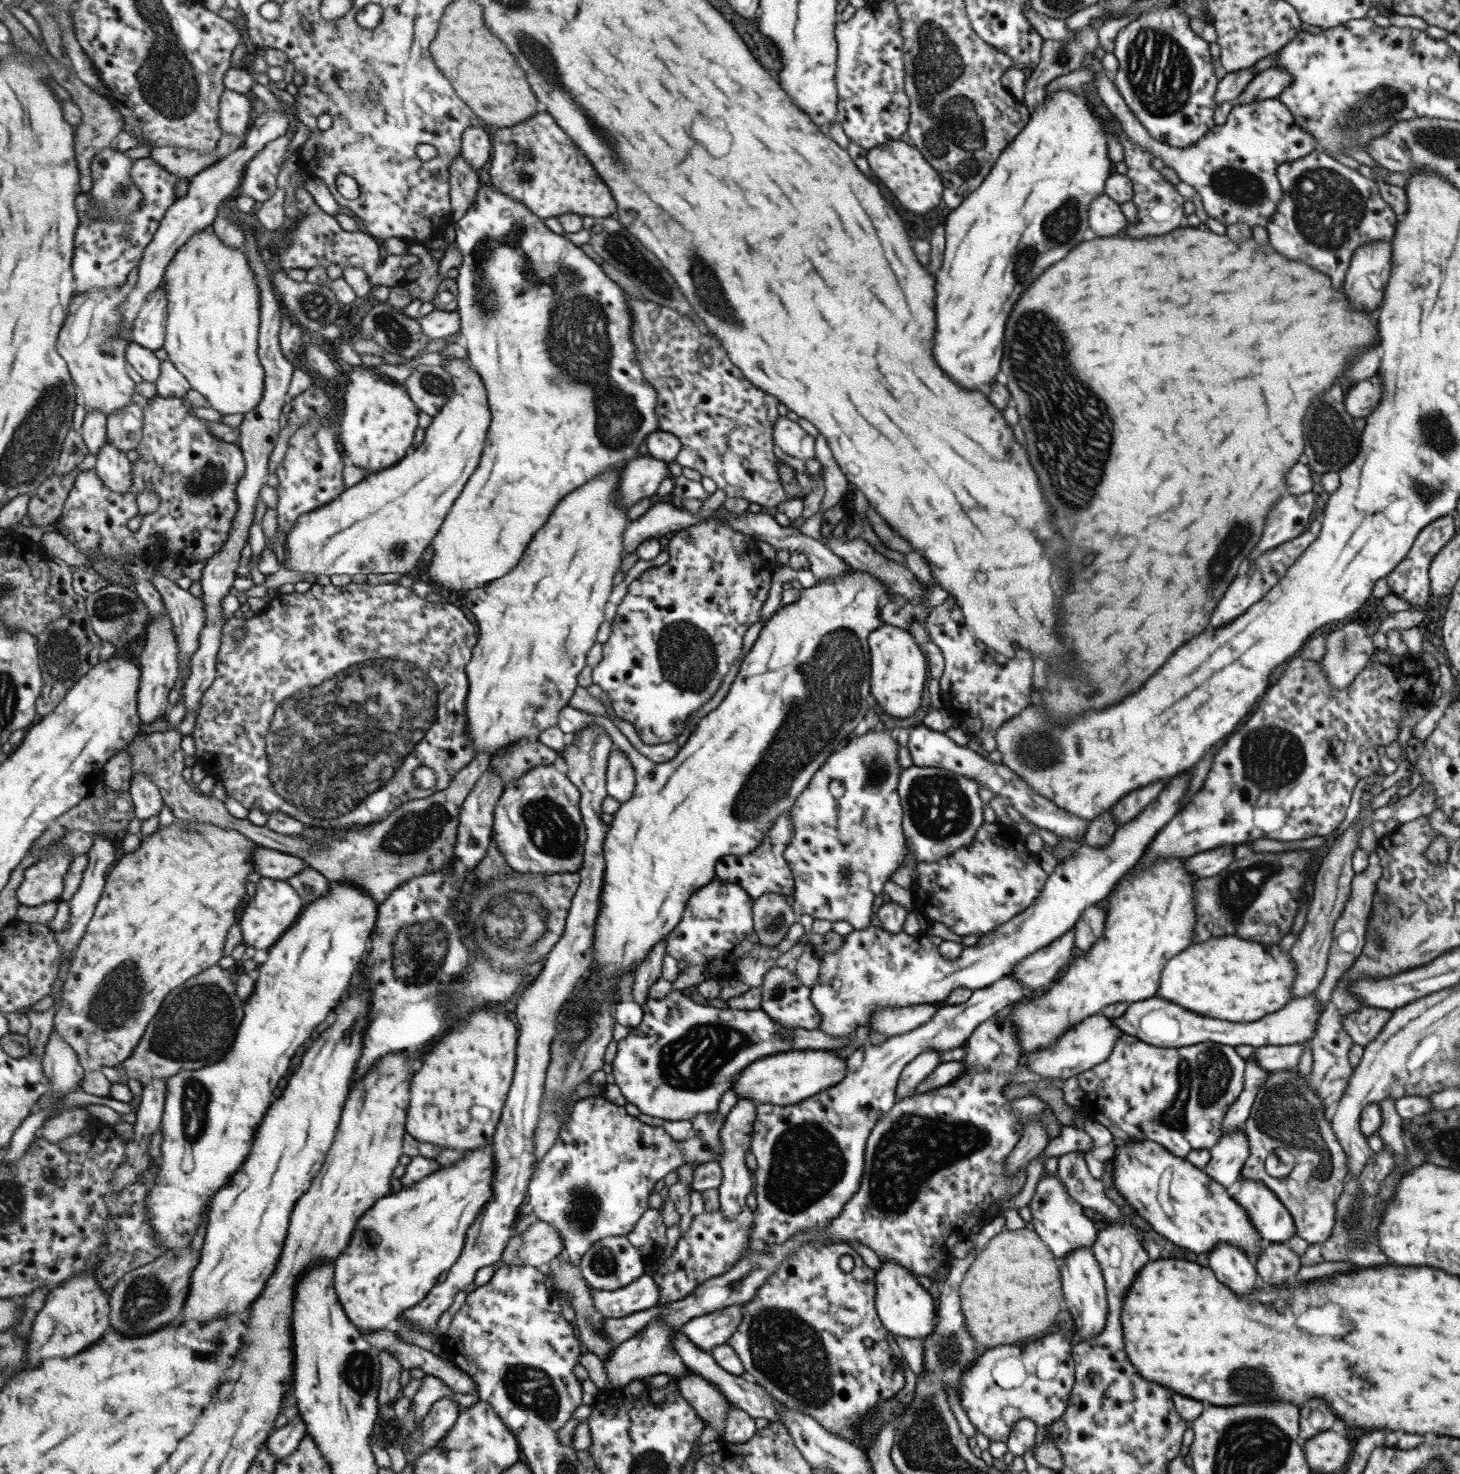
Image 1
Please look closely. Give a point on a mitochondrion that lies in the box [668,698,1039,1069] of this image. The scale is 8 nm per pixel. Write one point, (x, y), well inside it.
(939, 809)

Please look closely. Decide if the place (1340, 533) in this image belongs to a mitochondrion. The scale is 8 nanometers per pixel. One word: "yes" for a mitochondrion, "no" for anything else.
no

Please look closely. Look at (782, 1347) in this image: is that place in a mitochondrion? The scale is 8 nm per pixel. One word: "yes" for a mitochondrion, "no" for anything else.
yes

